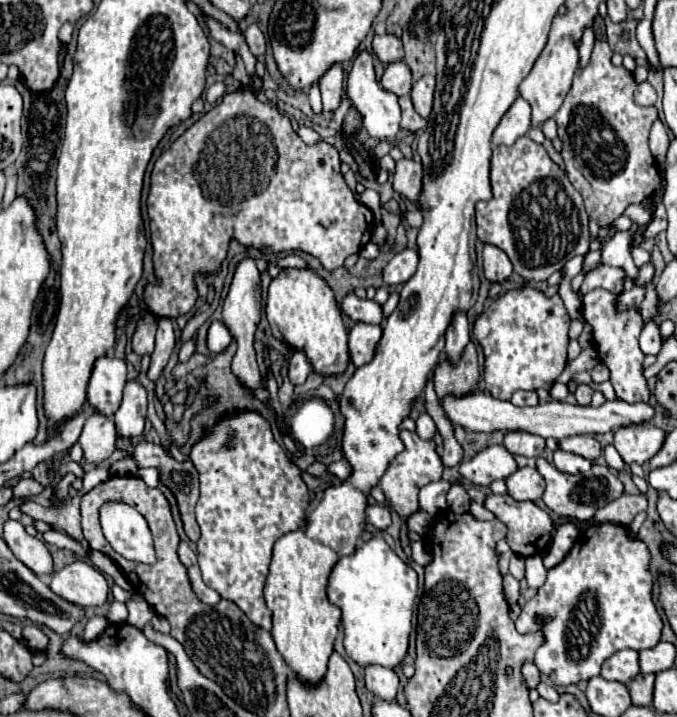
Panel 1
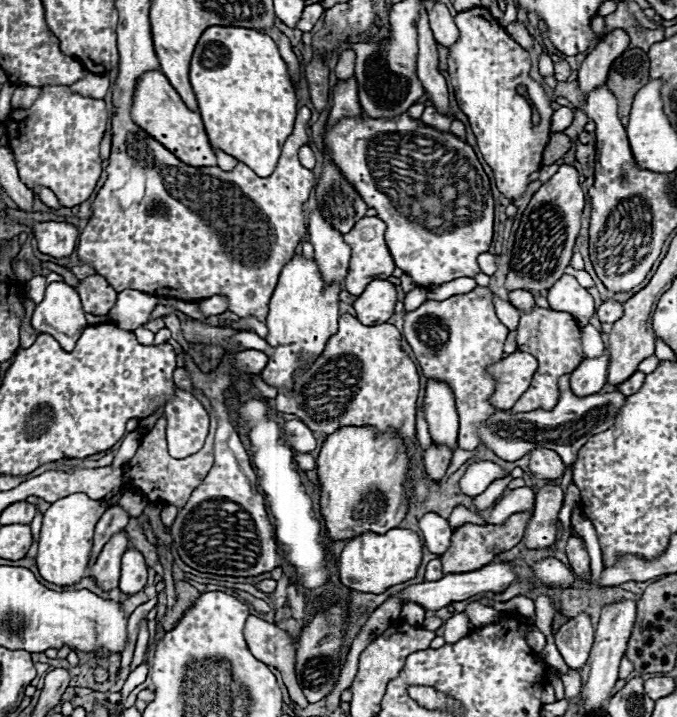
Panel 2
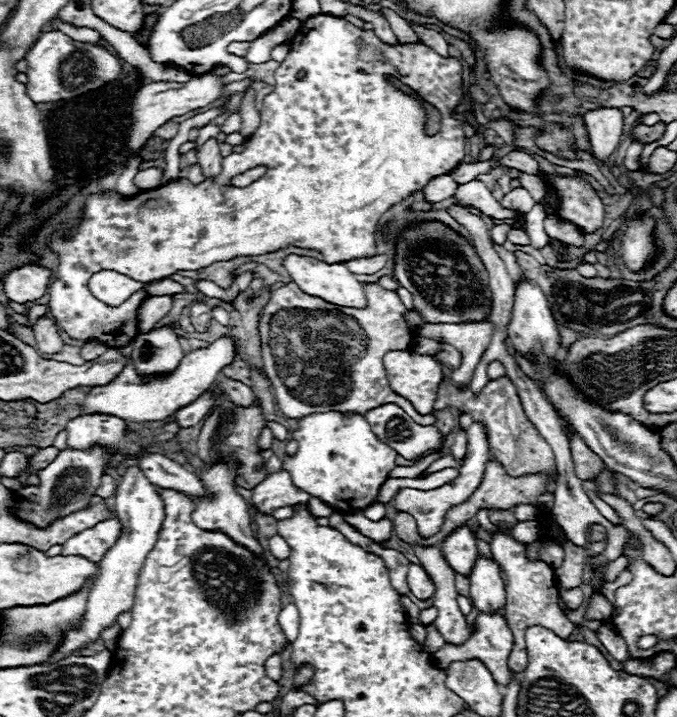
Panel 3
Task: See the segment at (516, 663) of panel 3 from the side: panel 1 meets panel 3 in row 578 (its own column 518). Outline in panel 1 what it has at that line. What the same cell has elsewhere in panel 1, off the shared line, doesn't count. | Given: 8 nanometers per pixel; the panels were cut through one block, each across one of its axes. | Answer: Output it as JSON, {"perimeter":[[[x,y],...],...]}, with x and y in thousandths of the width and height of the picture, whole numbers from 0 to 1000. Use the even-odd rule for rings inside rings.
{"perimeter":[[[721,689],[718,697],[715,697],[715,709],[721,709],[739,728],[747,731],[747,736],[750,736],[747,756],[756,764],[759,773],[780,778],[780,775],[801,775],[809,767],[812,742],[815,742],[818,734],[815,734],[809,714],[795,709],[789,700],[762,700],[753,692]]]}

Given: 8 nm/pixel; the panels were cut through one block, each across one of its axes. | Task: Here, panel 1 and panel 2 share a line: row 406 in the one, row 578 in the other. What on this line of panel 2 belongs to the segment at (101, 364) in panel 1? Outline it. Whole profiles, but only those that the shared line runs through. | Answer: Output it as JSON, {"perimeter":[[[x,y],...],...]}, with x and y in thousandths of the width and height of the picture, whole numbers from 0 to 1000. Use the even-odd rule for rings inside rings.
{"perimeter":[[[174,742],[168,745],[151,773],[145,775],[142,787],[133,792],[133,801],[142,812],[142,817],[148,817],[151,823],[168,823],[174,820],[174,809],[177,809],[177,781],[180,781],[180,773],[186,770],[189,764],[189,750],[186,750],[186,742]]]}

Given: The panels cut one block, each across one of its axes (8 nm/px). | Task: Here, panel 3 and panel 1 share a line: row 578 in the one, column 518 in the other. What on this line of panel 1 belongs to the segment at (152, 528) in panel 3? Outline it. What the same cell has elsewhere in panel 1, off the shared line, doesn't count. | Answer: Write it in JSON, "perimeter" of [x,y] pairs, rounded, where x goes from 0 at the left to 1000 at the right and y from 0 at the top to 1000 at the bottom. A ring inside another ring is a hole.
{"perimeter":[[[765,134],[750,156],[742,162],[739,173],[727,187],[727,201],[759,201],[768,190],[777,190],[783,181],[783,145]]]}

